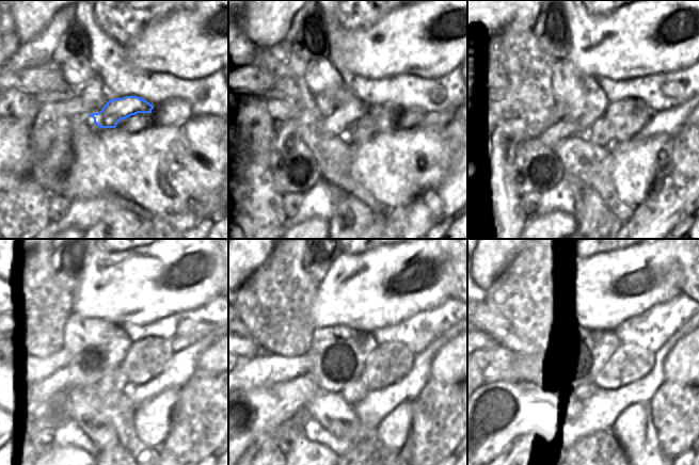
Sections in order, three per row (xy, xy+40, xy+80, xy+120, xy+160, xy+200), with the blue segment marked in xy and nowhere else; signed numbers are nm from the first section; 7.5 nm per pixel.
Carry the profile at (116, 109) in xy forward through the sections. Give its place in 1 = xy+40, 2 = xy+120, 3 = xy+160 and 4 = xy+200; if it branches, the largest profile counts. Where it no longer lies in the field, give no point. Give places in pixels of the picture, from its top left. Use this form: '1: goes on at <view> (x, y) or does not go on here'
1: goes on at xy+40 (338, 123)
2: goes on at xy+120 (18, 407)
3: goes on at xy+160 (254, 411)
4: goes on at xy+200 (489, 420)

